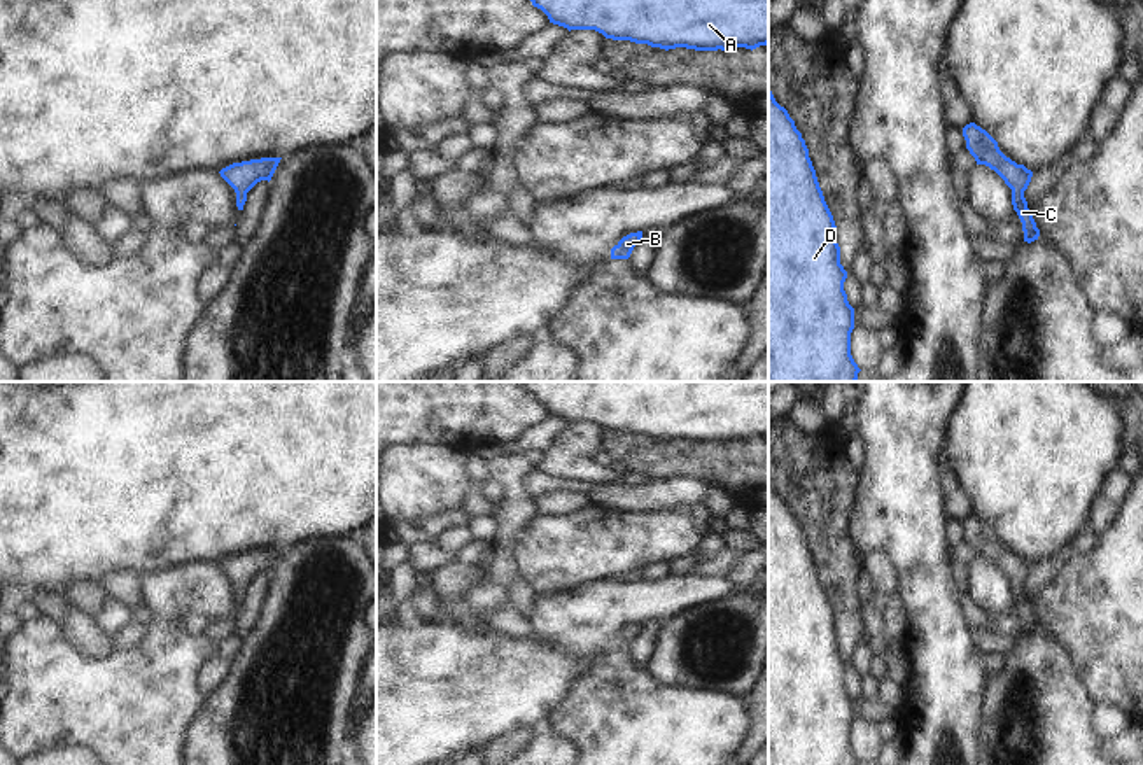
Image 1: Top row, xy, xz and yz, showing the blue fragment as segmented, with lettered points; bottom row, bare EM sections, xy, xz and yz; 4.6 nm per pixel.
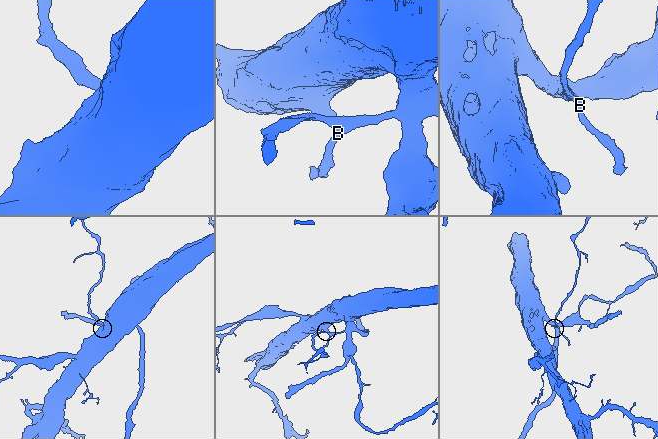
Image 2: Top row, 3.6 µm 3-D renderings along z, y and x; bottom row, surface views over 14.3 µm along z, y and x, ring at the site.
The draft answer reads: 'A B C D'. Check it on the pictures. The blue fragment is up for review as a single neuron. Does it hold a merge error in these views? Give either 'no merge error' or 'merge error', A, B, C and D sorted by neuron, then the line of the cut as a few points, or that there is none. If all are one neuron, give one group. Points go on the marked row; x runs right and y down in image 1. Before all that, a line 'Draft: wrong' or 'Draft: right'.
Draft: right
no merge error; A B C D; no cut

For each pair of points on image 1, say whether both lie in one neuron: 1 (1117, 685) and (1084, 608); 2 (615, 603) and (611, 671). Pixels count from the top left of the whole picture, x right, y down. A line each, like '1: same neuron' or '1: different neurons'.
1: same neuron
2: different neurons

